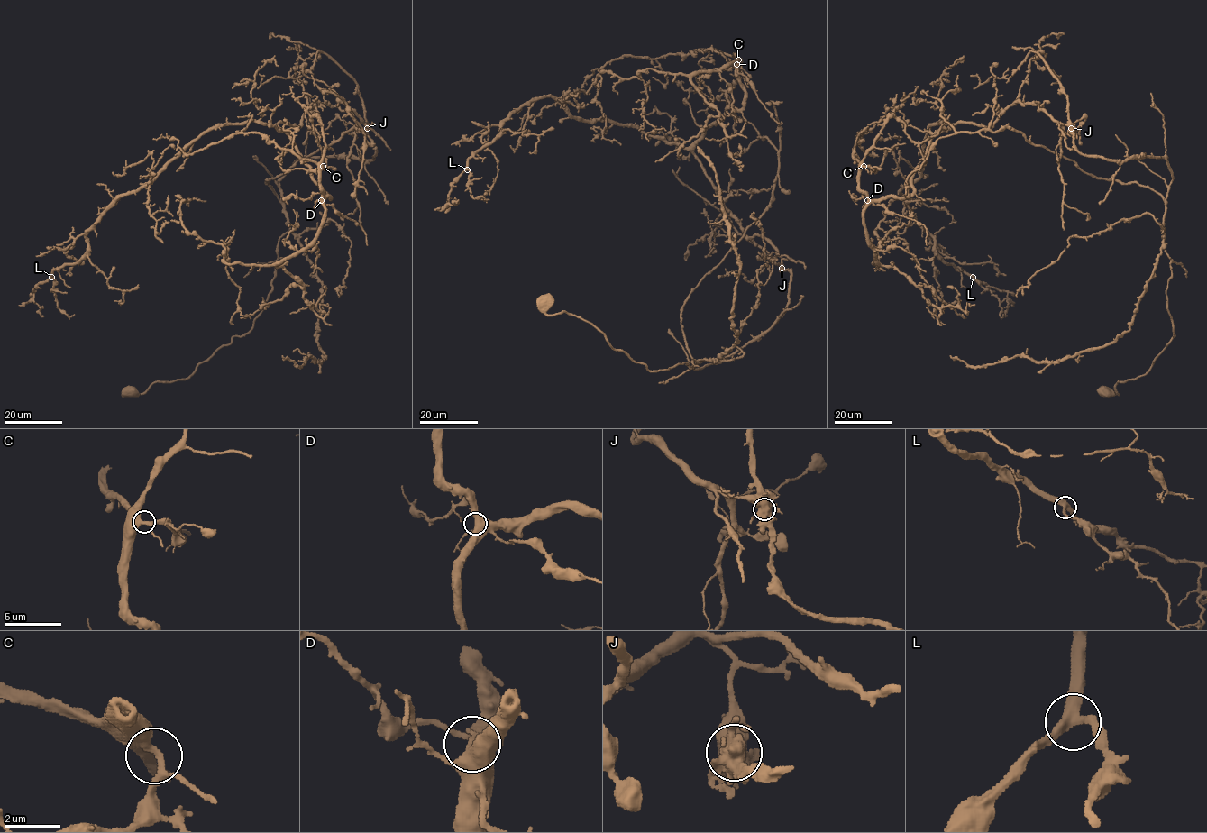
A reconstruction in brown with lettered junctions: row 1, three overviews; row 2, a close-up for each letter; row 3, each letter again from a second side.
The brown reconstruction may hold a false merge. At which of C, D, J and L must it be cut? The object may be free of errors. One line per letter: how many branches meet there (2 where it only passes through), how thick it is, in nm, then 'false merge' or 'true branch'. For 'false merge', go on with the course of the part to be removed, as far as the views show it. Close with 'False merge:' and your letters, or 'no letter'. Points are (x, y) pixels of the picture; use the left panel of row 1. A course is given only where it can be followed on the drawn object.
C: 3 | 320 nm | true branch
D: 3 | 480 nm | true branch
J: 4 | 650 nm | false merge | (367, 128), (370, 160), (299, 159), (279, 180), (279, 198), (266, 183), (354, 127), (364, 136), (352, 197)
L: 3 | 360 nm | true branch
False merge: J

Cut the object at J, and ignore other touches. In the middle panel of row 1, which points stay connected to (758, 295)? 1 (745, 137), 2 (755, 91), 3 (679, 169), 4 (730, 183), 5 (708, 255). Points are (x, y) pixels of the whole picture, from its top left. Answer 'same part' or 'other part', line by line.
1: other part
2: other part
3: same part
4: other part
5: other part

